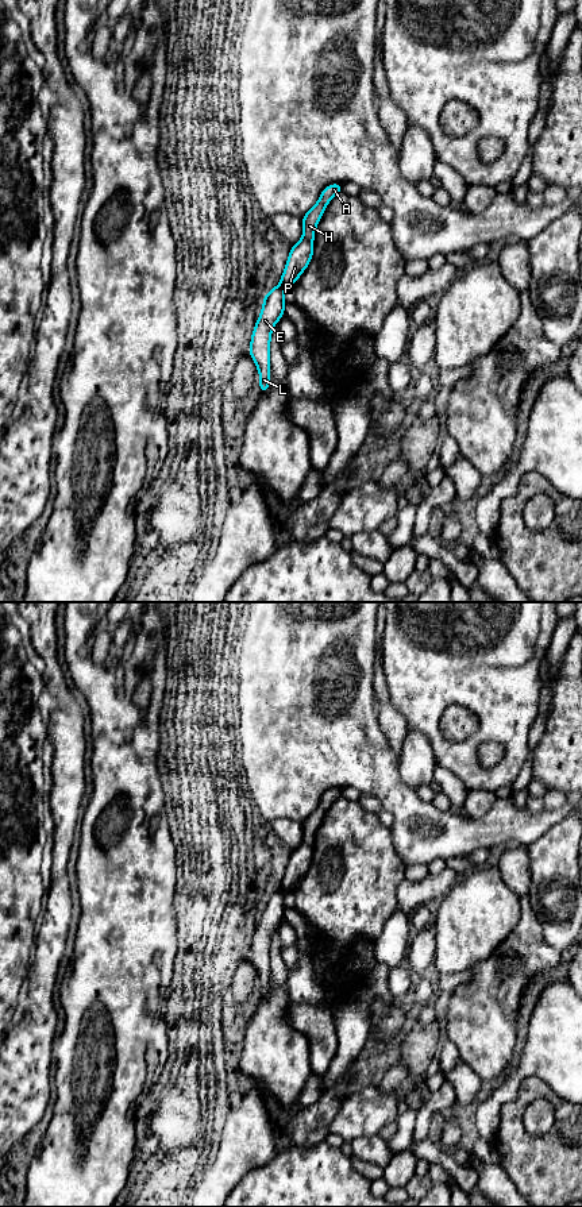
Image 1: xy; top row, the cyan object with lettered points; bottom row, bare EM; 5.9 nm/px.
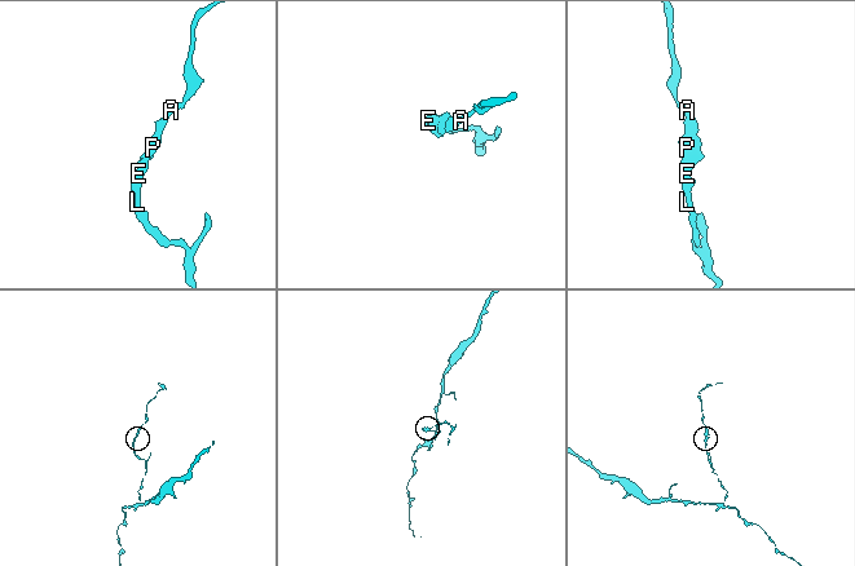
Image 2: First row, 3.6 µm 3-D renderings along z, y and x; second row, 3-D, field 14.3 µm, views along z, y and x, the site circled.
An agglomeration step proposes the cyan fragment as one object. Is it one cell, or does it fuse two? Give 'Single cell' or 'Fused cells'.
Fused cells

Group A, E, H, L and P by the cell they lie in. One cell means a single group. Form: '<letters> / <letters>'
A H P / E L

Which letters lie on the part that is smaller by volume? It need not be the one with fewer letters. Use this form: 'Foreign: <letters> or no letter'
Foreign: A, H, P

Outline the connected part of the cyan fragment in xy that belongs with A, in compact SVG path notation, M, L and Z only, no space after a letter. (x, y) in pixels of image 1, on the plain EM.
M331 788L324 793L317 807L302 821L302 841L297 849L292 851L286 871L281 880L284 894L293 891L311 868L316 832L328 807L342 797L342 790L343 788Z

